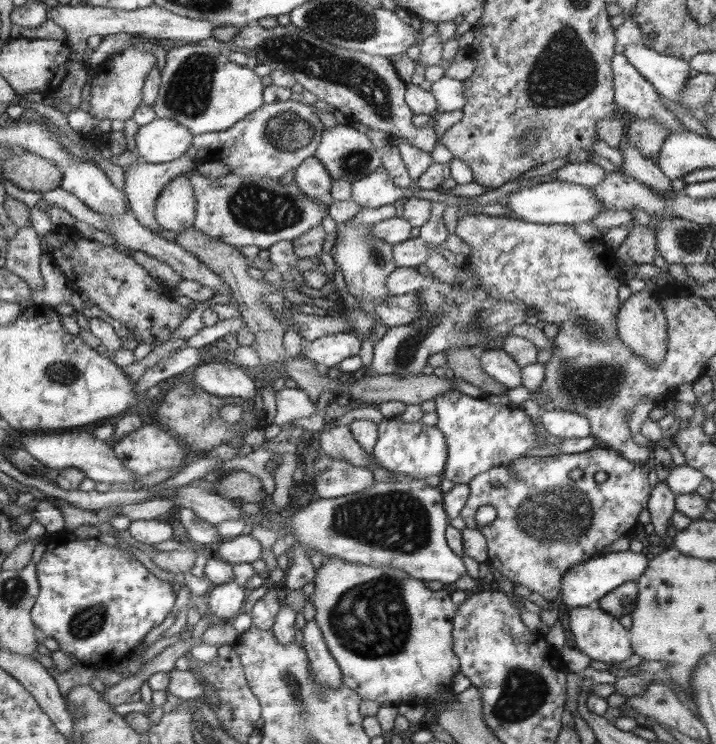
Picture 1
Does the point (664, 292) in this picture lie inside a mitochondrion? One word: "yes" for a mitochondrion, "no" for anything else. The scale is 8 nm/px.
no

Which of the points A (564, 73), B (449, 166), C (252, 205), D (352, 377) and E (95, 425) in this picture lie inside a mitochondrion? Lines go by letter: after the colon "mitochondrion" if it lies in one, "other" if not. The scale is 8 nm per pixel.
A: mitochondrion
B: other
C: mitochondrion
D: other
E: other

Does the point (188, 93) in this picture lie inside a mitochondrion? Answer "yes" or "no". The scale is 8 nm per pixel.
yes

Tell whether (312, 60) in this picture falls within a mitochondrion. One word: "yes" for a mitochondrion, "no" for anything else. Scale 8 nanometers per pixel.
yes

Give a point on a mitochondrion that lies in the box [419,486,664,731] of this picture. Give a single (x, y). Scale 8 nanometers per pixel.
(525, 689)

